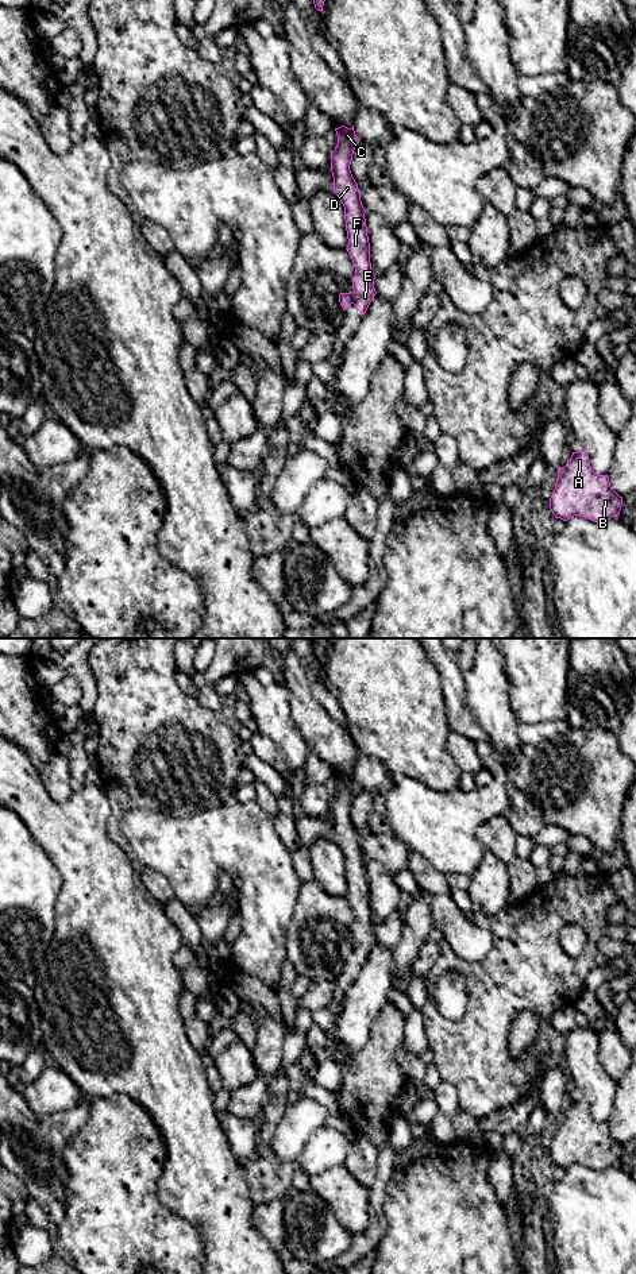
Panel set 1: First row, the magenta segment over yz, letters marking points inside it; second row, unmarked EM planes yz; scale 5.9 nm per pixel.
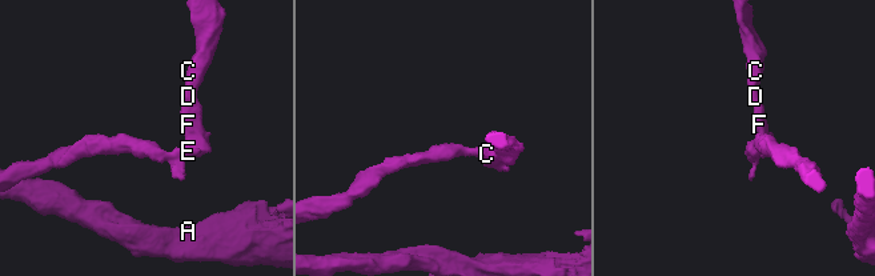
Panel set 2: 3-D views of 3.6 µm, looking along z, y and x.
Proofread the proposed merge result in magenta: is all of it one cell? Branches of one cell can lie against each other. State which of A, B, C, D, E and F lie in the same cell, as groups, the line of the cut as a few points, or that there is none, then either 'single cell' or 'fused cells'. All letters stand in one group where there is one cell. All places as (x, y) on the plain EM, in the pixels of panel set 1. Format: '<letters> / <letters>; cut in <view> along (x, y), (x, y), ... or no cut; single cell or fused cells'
A B / C D E F; cut in yz along (351, 941), (353, 950); fused cells

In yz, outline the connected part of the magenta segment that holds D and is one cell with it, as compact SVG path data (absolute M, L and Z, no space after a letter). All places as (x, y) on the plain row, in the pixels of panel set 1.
M354 773L335 776L338 792L331 800L331 819L334 825L334 841L344 854L344 868L347 879L347 900L350 902L355 924L352 926L352 951L361 961L366 961L370 950L377 942L374 935L375 922L370 911L370 891L365 866L365 856L361 849L361 838L355 830L350 812L359 785Z

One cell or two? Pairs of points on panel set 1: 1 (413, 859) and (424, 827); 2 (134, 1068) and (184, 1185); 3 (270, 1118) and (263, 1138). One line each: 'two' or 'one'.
1: two
2: one
3: one

